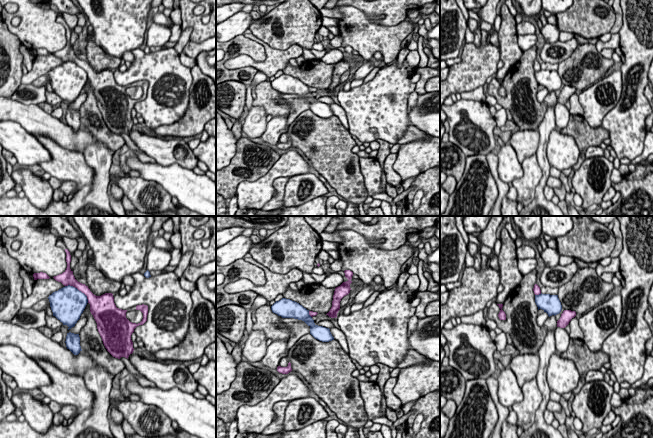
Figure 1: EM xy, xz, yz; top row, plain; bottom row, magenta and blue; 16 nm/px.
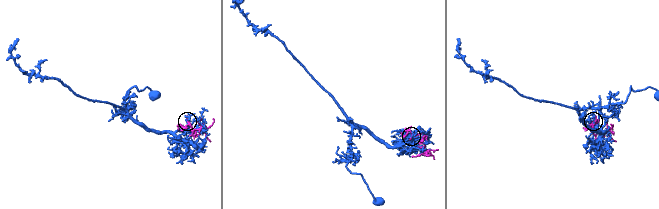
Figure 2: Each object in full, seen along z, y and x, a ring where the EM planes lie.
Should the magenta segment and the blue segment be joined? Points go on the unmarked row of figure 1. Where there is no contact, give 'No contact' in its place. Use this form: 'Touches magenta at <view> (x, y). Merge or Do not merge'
Touches magenta at xy (79, 66). Do not merge

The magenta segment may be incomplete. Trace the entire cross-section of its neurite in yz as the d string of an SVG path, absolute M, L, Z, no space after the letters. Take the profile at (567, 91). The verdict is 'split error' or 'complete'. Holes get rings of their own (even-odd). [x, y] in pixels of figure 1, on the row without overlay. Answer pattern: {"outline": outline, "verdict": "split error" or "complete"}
{"outline": "M564 86L563 89L561 90L560 95L557 97L557 103L565 104L571 97L571 95L574 94L575 92L576 92L575 87Z", "verdict": "complete"}

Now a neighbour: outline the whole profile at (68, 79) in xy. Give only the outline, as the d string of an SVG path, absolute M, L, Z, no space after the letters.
M70 61L53 68L49 71L48 75L53 92L62 98L63 101L67 101L69 103L68 106L75 102L88 79L87 72L77 64Z

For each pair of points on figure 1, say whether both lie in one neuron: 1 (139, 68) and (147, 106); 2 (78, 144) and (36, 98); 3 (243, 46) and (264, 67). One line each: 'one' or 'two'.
1: one
2: two
3: two

